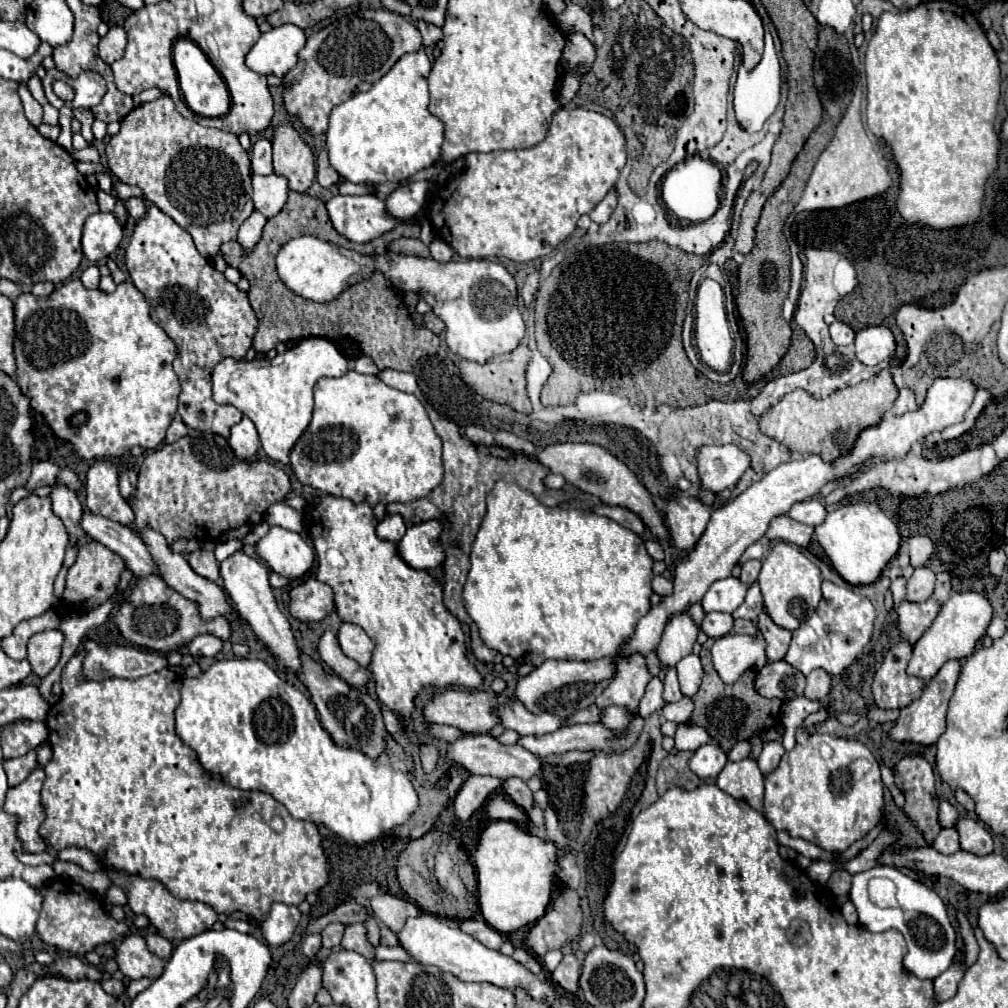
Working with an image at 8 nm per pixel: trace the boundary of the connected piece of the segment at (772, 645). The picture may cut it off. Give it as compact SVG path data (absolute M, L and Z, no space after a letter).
M766 612L760 614L760 620L758 620L758 630L764 634L766 642L768 642L768 648L766 648L766 656L768 660L782 660L784 658L784 652L788 652L788 644L792 640L792 632L786 630L786 628L780 628L776 626Z

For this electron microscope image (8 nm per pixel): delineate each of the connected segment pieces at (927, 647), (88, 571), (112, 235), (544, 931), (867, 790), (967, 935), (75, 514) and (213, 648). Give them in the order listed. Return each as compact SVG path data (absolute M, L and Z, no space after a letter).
M976 590L954 592L950 600L942 606L934 624L924 632L924 636L914 644L914 654L908 664L908 674L930 680L948 660L964 660L976 648L976 642L986 634L986 628L994 616L990 600Z
M88 542L84 548L78 550L78 560L68 570L66 592L64 592L62 600L70 602L74 606L88 604L90 608L96 608L98 604L102 604L104 600L108 600L114 594L122 570L124 570L124 560L118 554L114 554L110 548L106 548L100 542Z
M96 212L88 216L82 234L84 256L92 262L98 262L110 256L122 240L122 226L112 212Z
M568 888L554 900L552 908L534 924L528 934L528 946L538 958L542 958L548 950L562 948L566 942L576 940L580 936L580 924L580 898L574 890Z
M810 734L804 744L782 756L776 770L764 774L764 816L776 830L786 830L828 852L844 852L884 816L880 764L858 740Z
M958 914L958 922L960 922L960 936L964 940L964 946L966 946L966 966L972 966L978 958L978 942L974 938L974 932L972 932L972 926L968 924L968 918L966 914Z
M60 484L60 494L50 494L50 500L52 500L52 512L64 522L68 534L70 534L70 540L78 540L84 536L82 528L78 526L80 524L80 516L82 516L82 504L76 496L74 490L70 490L68 486Z
M212 634L196 636L192 642L186 644L186 650L190 656L216 656L222 650L222 640Z

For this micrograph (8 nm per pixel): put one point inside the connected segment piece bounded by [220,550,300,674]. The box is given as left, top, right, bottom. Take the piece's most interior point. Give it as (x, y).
(246, 580)

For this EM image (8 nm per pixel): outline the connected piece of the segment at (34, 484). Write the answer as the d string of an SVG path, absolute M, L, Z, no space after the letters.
M36 462L32 466L32 474L28 478L26 488L34 490L34 488L40 488L40 486L54 486L58 472L60 472L58 466L52 464L52 462Z

